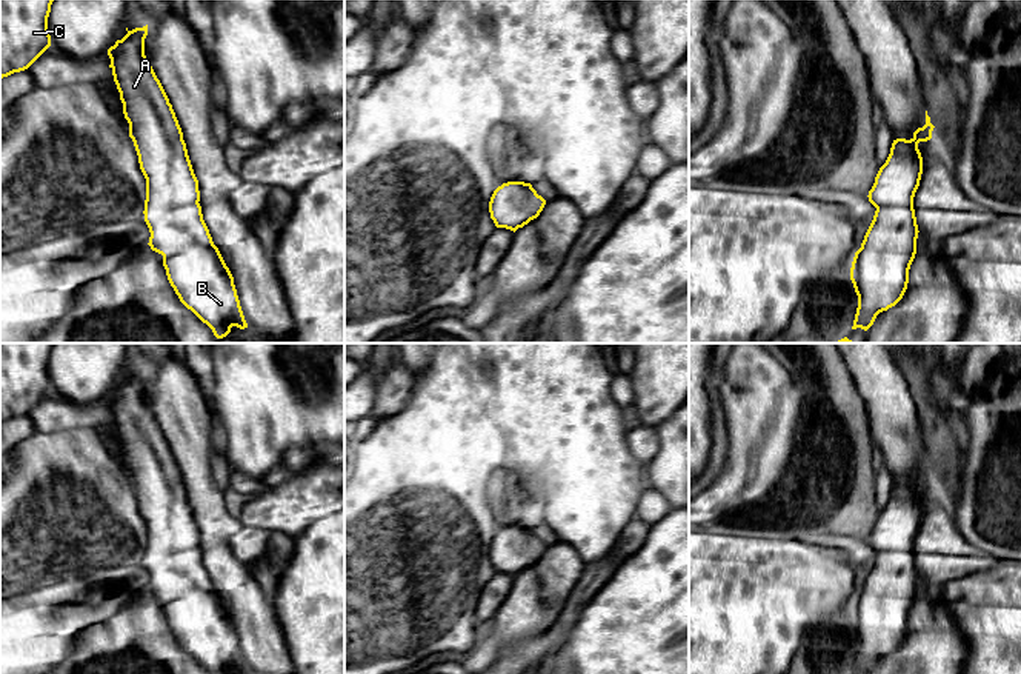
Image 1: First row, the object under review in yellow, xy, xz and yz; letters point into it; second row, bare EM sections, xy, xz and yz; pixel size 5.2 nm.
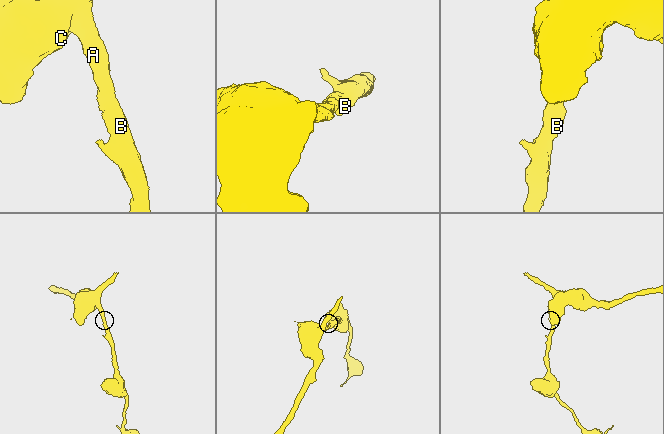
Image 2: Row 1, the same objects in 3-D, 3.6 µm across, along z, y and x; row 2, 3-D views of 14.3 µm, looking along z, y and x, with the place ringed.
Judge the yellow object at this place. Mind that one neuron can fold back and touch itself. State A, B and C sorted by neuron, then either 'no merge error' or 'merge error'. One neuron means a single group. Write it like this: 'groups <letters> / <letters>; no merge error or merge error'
groups A B C; no merge error

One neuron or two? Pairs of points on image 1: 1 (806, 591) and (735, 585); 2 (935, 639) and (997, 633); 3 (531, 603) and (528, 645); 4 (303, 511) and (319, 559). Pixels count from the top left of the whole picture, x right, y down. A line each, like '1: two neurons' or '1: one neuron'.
1: one neuron
2: two neurons
3: two neurons
4: two neurons

